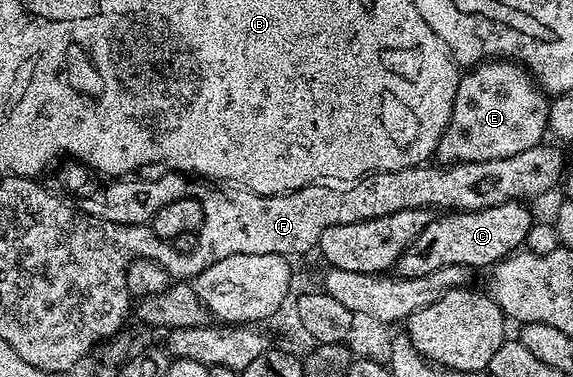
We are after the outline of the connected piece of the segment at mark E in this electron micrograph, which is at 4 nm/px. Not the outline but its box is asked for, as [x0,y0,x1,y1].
[434,58,549,165]

